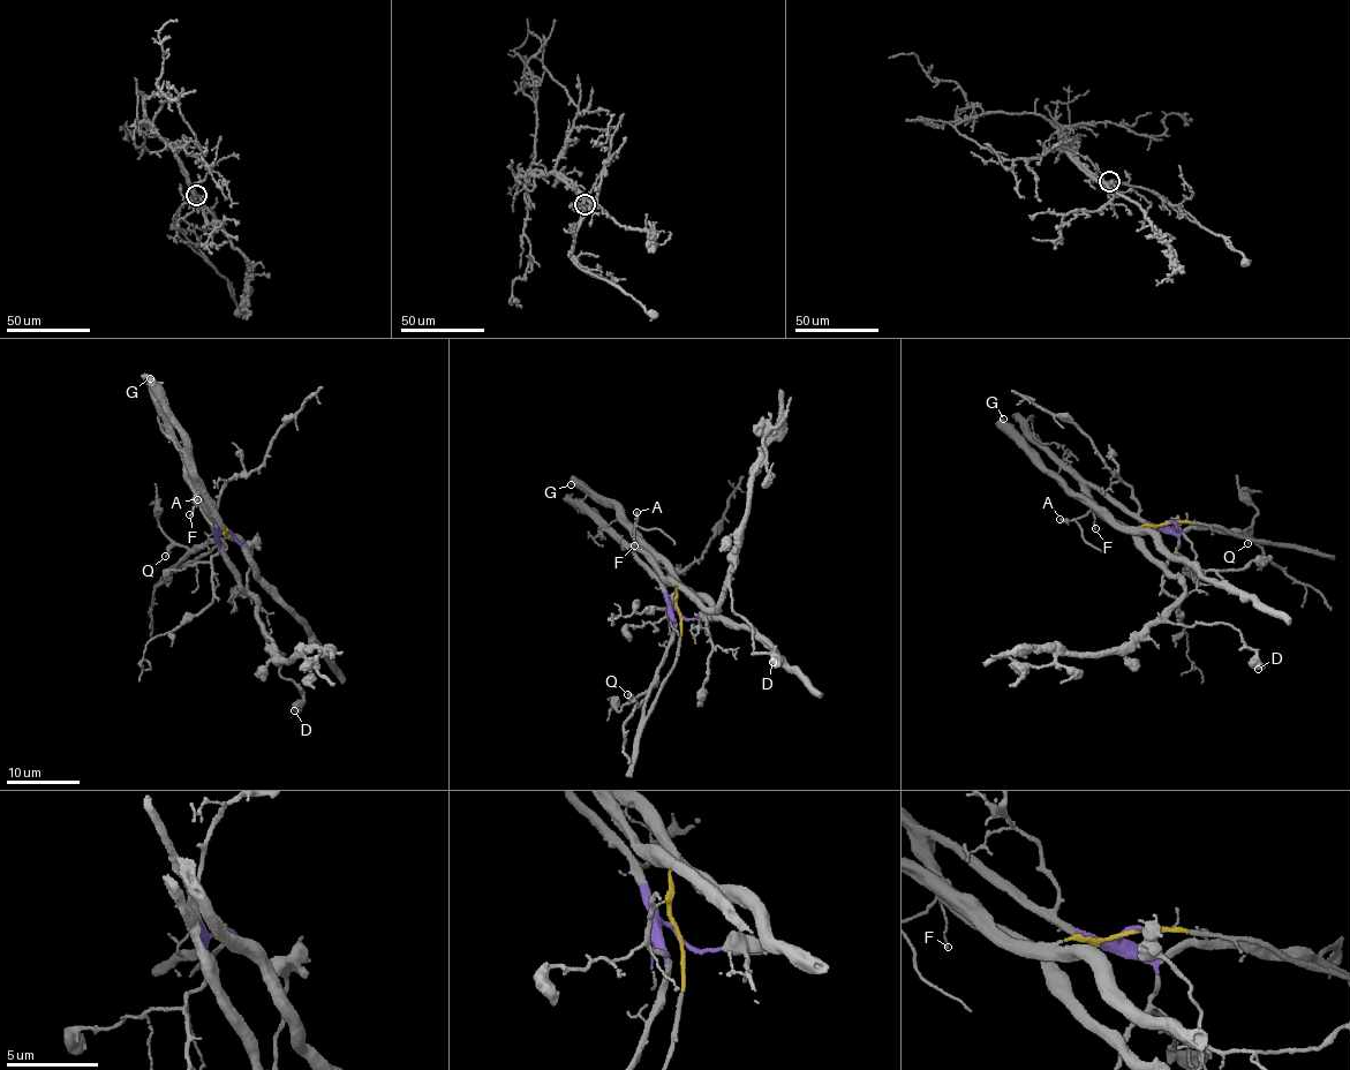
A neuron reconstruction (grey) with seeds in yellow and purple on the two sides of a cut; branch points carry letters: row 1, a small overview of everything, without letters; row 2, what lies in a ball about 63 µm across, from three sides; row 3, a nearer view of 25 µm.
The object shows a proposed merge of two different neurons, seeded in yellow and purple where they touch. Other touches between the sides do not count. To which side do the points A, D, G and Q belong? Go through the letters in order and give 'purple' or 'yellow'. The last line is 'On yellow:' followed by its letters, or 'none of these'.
A: yellow
D: purple
G: yellow
Q: purple
On yellow: A, G

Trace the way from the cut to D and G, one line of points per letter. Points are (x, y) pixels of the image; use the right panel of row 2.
D: (1166, 524), (1137, 520), (1088, 485), (1088, 502), (1184, 584), (1167, 619), (1231, 625), (1259, 669)
G: (1166, 524), (1114, 524), (1049, 471), (1004, 419)

